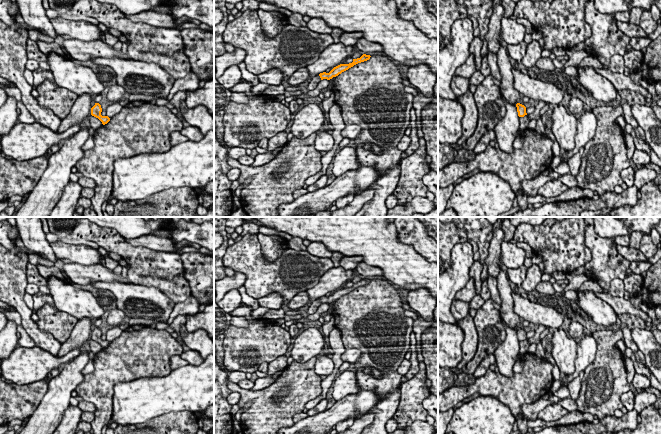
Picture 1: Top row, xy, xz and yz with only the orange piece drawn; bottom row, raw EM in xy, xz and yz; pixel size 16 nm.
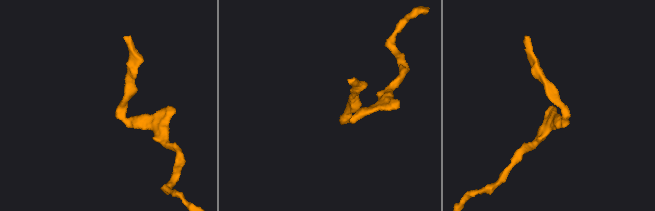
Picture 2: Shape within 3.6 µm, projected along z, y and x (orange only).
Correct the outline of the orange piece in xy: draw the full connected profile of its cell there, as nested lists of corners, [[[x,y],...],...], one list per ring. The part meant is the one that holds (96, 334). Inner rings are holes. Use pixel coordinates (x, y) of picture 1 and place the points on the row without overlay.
[[[95,327],[95,329],[91,332],[91,339],[98,342],[103,349],[107,348],[110,345],[108,340],[101,339],[102,332],[99,327]]]

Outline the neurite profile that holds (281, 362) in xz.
[[[279,356],[277,359],[268,364],[267,374],[275,374],[280,369],[285,369],[287,365],[287,357]]]

